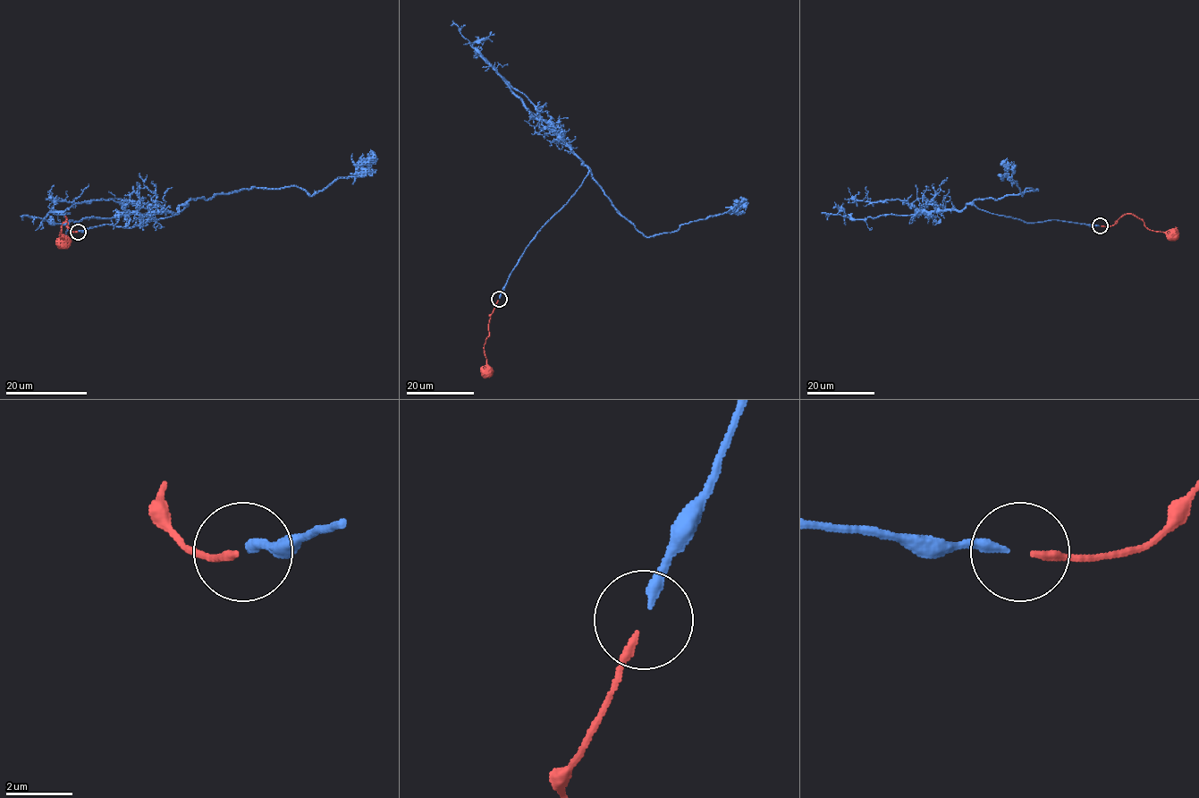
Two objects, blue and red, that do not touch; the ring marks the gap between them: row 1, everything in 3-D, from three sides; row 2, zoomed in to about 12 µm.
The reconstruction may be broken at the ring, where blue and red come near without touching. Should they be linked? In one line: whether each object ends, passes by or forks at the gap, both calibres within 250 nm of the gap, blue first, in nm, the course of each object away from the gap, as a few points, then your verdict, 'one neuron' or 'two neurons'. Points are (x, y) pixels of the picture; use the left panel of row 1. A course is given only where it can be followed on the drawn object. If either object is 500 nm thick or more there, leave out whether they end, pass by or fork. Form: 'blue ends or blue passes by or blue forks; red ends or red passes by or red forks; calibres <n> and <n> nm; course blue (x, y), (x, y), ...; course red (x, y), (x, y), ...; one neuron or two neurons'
blue ends; red ends; calibres 280 and 240 nm; course blue (78, 231), (134, 227), (173, 216), (189, 199), (244, 189), (291, 186), (314, 195), (352, 177), (371, 151); course red (77, 231), (71, 231), (66, 216), (60, 235), (63, 242); one neuron

